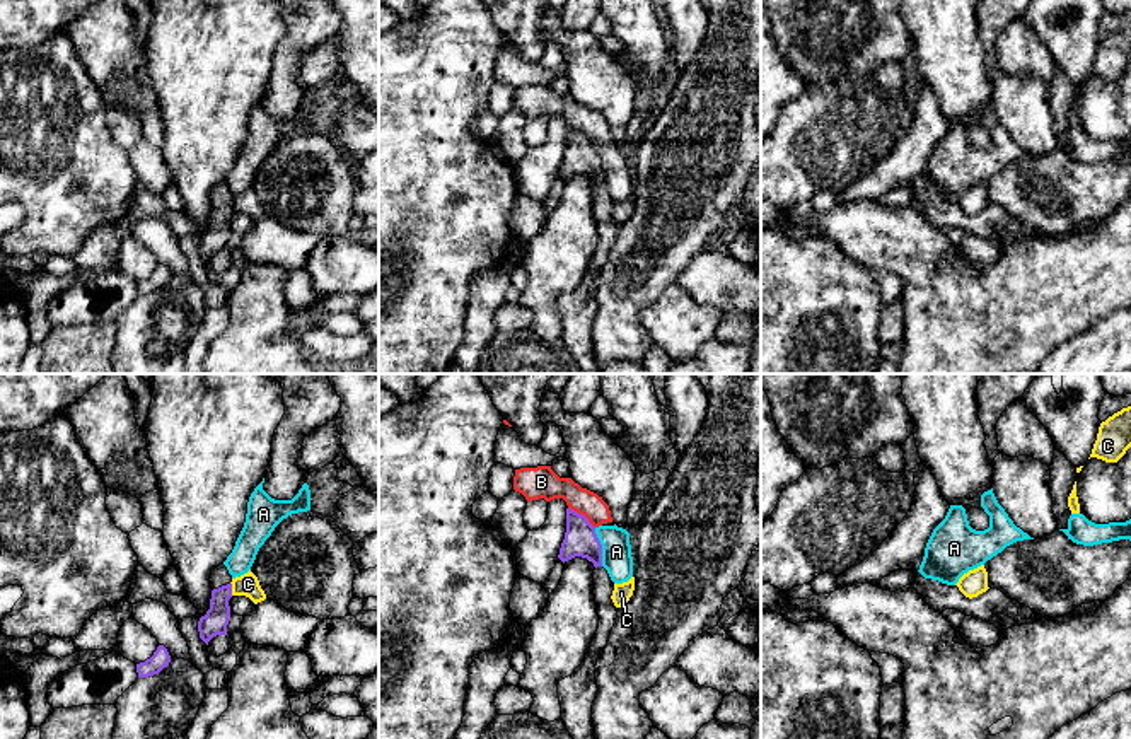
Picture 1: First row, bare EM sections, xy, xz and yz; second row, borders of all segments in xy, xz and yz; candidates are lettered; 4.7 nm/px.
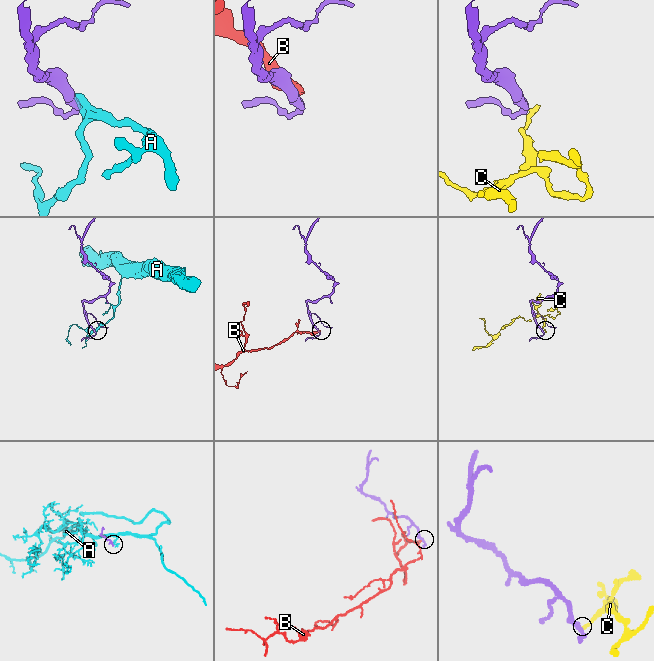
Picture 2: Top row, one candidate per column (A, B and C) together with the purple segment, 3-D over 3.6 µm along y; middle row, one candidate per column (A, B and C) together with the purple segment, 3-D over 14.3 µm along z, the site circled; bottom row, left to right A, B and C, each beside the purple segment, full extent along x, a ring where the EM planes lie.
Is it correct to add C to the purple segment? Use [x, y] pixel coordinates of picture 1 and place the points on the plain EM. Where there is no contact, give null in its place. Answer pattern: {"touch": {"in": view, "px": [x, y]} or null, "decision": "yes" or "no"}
{"touch": {"in": "xy", "px": [231, 207]}, "decision": "no"}

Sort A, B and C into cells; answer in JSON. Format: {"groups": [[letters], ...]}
{"groups": [["A", "B"], ["C"]]}

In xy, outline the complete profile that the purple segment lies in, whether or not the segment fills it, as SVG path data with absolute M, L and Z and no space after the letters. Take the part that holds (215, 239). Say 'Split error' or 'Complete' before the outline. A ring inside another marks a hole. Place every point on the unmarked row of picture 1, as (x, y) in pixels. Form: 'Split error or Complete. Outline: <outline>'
Split error. Outline: M222 181L210 191L212 217L210 227L198 239L200 256L208 263L208 259L217 253L227 253L227 242L230 236L232 220L232 193Z

